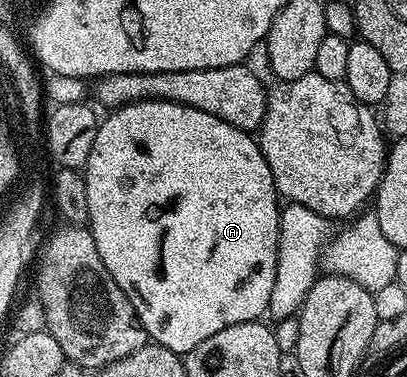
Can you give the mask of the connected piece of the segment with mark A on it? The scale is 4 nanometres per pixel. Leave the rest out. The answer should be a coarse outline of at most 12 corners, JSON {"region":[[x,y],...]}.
{"region":[[113,108],[88,230],[185,357],[267,314],[280,196],[249,131]]}

